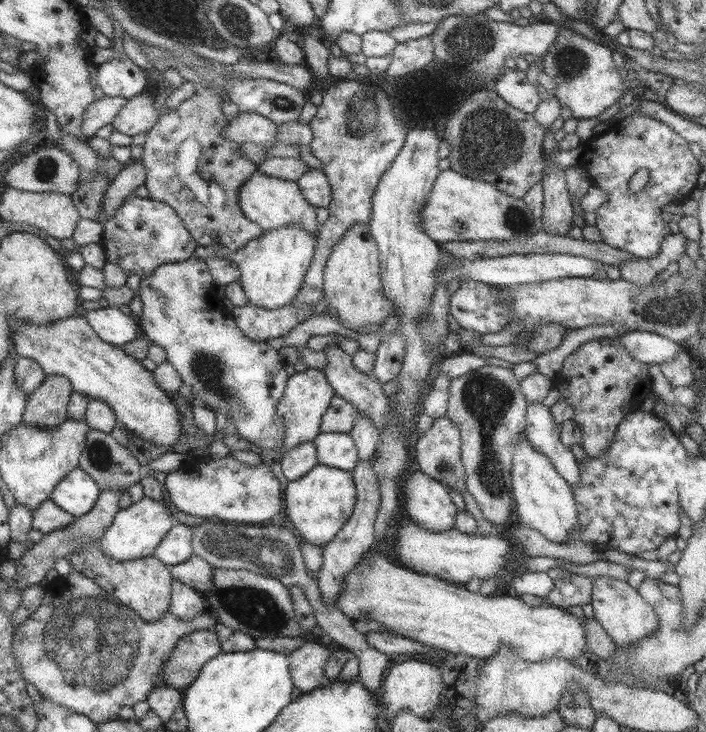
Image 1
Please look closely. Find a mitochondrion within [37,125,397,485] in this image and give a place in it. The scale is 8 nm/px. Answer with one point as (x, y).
(208, 369)

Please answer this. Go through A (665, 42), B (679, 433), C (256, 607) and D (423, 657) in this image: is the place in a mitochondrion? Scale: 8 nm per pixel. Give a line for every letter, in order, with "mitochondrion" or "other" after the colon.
A: other
B: other
C: mitochondrion
D: other

